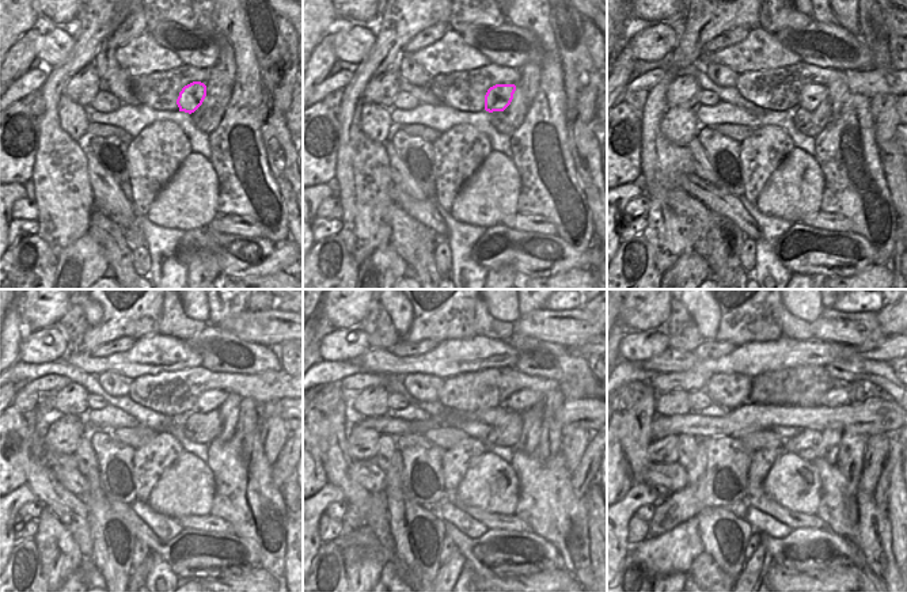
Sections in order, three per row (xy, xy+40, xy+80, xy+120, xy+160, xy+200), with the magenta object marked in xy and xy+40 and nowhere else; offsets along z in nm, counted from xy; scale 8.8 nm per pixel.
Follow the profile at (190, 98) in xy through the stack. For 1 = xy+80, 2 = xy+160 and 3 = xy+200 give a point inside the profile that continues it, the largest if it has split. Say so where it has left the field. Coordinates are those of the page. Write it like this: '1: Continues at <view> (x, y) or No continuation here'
1: Continues at xy+80 (811, 97)
2: Continues at xy+160 (520, 401)
3: Continues at xy+200 (839, 395).

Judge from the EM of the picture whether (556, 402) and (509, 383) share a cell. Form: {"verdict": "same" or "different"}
{"verdict": "different"}

